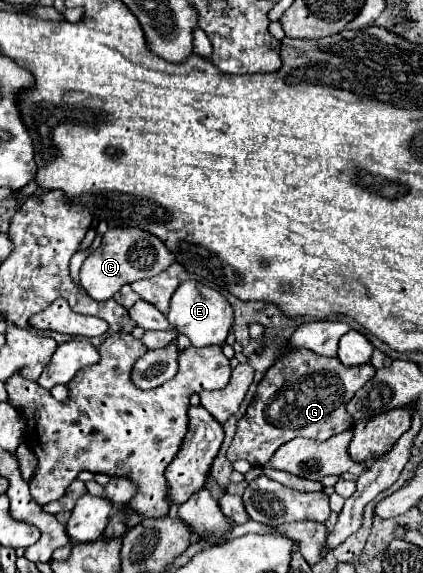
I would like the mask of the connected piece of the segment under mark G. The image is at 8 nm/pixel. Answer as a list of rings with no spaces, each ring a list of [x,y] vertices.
[[[283,349],[275,365],[259,381],[253,403],[237,425],[237,435],[227,451],[227,459],[231,463],[245,459],[255,467],[263,467],[279,445],[295,437],[325,441],[351,429],[353,419],[345,411],[345,405],[373,375],[375,369],[371,363],[345,367],[337,357],[319,357],[307,349]]]

